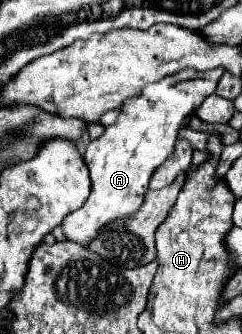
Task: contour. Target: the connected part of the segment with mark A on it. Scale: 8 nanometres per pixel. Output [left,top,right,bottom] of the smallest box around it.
[63,69,225,245]

